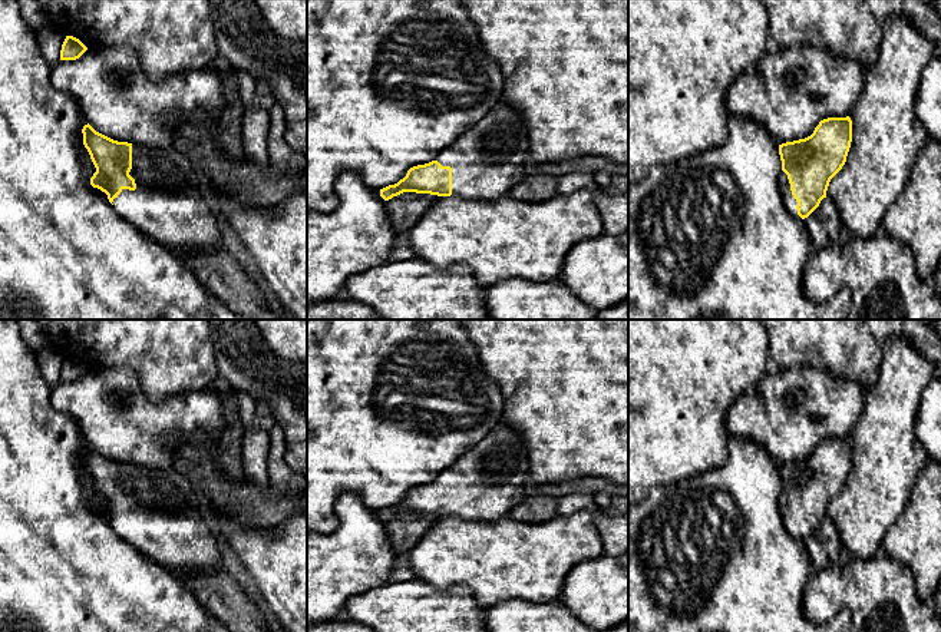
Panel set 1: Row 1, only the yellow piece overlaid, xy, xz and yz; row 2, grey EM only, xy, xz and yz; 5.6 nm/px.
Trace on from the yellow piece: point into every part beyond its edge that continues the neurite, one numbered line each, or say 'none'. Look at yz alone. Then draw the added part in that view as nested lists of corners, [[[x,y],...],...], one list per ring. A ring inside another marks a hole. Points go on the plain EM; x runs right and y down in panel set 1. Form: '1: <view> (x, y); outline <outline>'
1: yz (791, 523); outline [[[782,492],[782,516],[785,520],[785,527],[792,533],[798,535],[796,526],[798,522],[793,519],[792,512],[790,512],[790,504],[788,500],[788,496]]]

